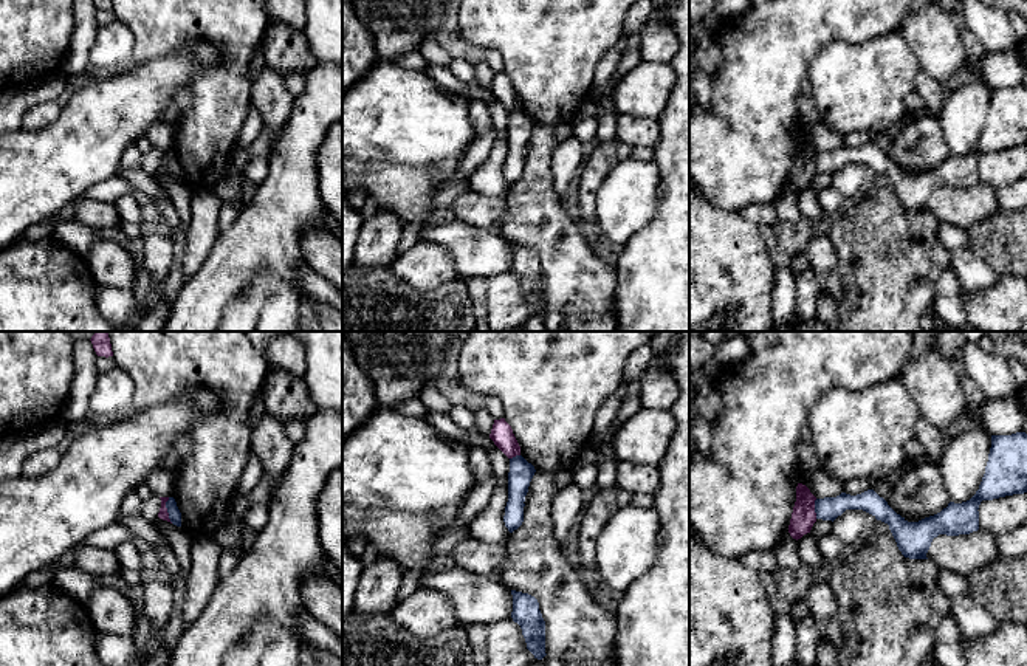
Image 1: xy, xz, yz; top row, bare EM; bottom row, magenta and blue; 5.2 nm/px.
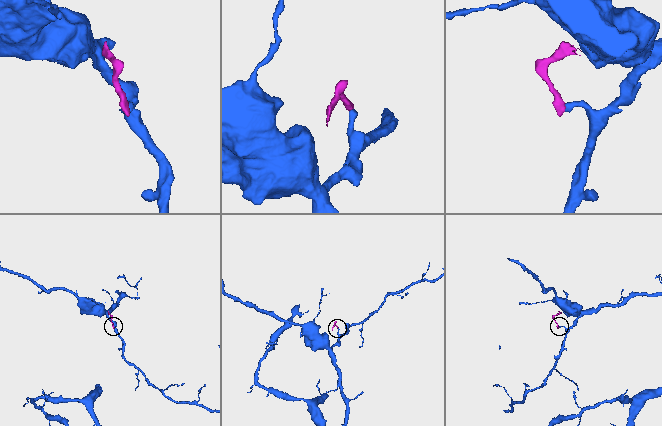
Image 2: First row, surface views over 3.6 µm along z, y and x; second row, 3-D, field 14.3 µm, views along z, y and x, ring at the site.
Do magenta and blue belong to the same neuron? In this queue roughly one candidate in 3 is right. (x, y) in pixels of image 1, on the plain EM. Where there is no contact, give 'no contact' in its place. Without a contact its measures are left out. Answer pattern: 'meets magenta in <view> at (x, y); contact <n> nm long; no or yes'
meets magenta in xy at (166, 163); contact 140 nm long; no

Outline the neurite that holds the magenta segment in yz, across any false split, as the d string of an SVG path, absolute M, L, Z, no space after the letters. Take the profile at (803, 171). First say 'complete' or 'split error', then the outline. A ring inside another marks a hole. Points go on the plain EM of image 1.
complete; M798 136L796 155L788 178L788 186L793 192L798 194L804 187L810 186L816 175L815 153L816 150L810 146L810 142L805 138Z

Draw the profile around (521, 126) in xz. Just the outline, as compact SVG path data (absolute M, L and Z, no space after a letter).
M522 108L510 112L508 155L503 169L505 180L510 186L517 183L524 175L524 155L534 125L534 119Z

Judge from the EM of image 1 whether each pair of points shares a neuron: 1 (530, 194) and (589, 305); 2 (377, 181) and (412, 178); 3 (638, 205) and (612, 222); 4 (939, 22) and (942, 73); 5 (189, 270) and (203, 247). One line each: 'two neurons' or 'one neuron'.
1: one neuron
2: one neuron
3: one neuron
4: one neuron
5: one neuron

